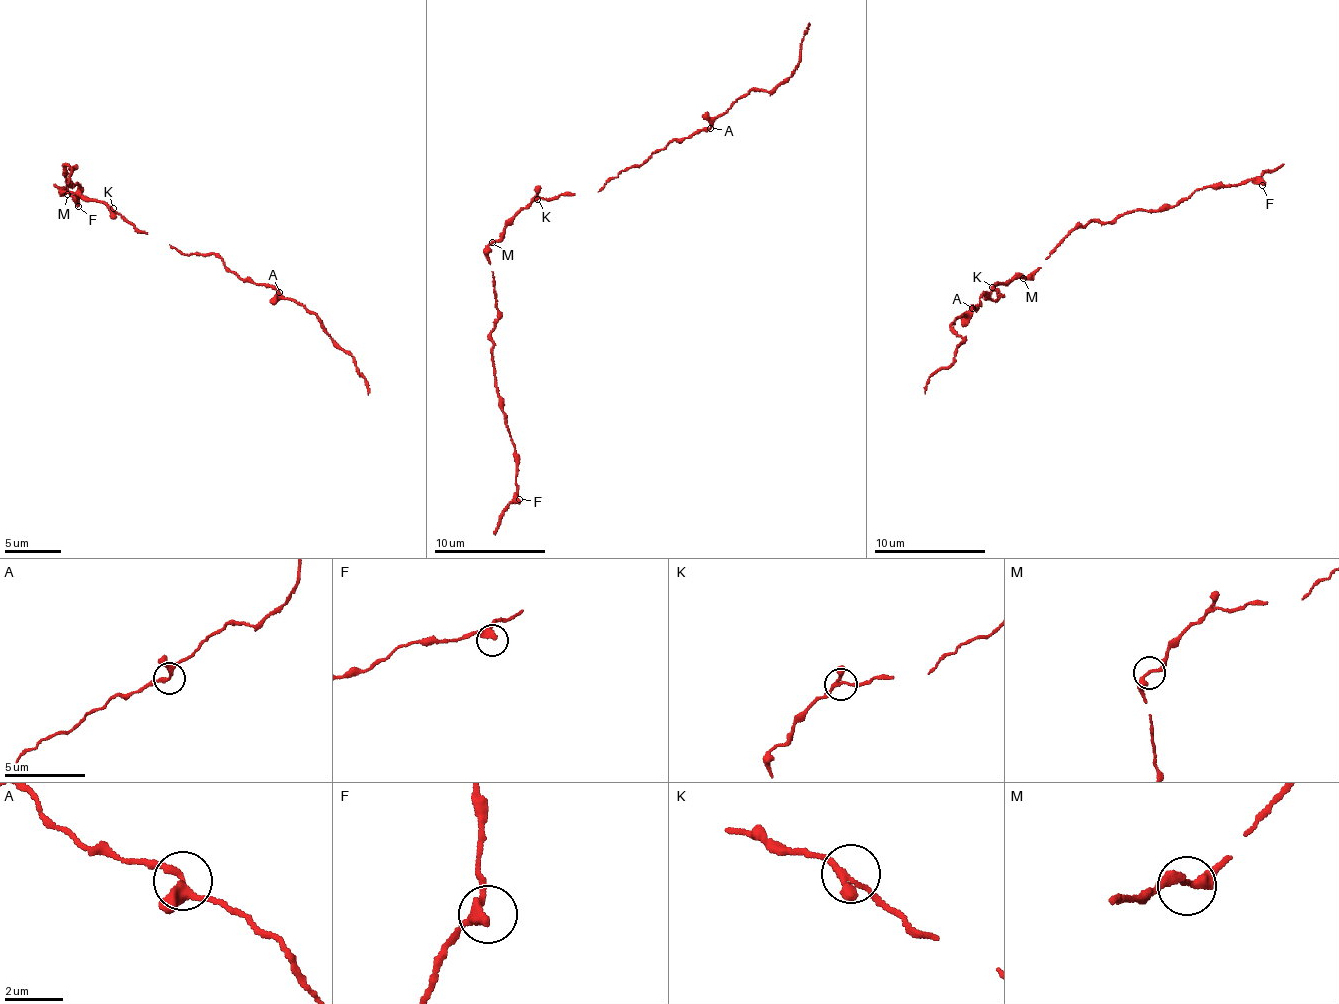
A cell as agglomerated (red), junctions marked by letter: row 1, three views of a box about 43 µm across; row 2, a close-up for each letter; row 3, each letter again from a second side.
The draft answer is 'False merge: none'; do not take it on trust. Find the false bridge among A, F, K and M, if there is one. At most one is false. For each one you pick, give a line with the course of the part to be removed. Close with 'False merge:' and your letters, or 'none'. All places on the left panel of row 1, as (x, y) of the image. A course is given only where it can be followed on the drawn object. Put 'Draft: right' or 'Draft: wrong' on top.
Draft: right
False merge: none

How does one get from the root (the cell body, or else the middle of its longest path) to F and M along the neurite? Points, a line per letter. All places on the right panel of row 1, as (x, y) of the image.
F: (995, 288), (1028, 277), (1072, 230), (1093, 221), (1176, 207), (1205, 187), (1262, 185)
M: (995, 288), (999, 283), (1021, 276), (1023, 278)

